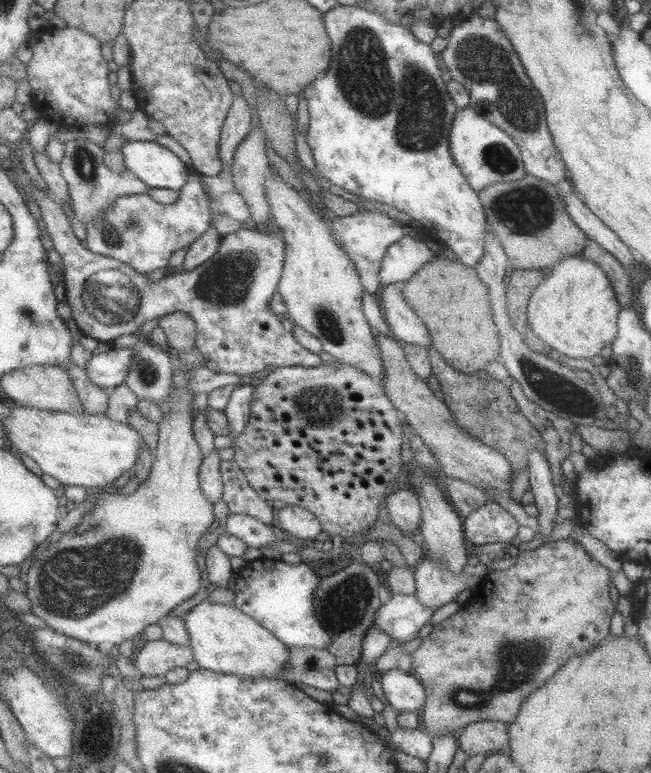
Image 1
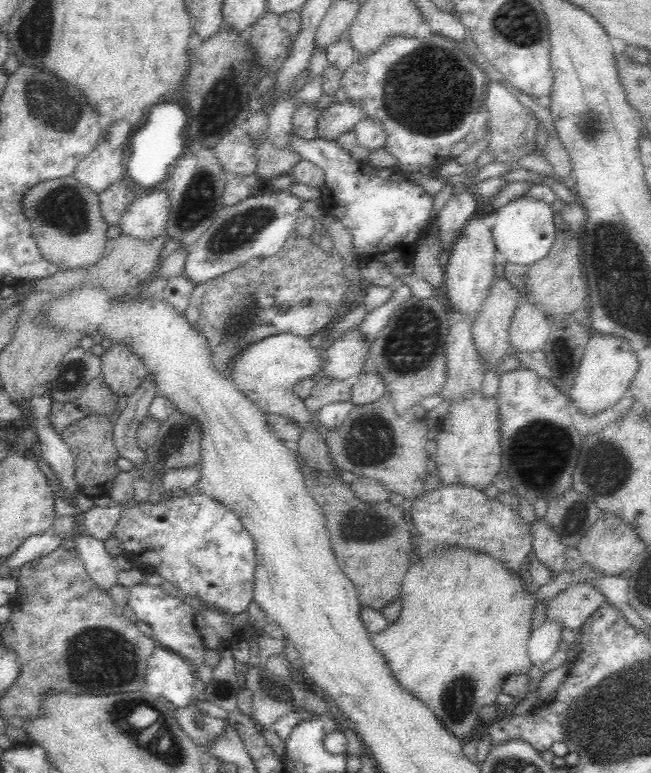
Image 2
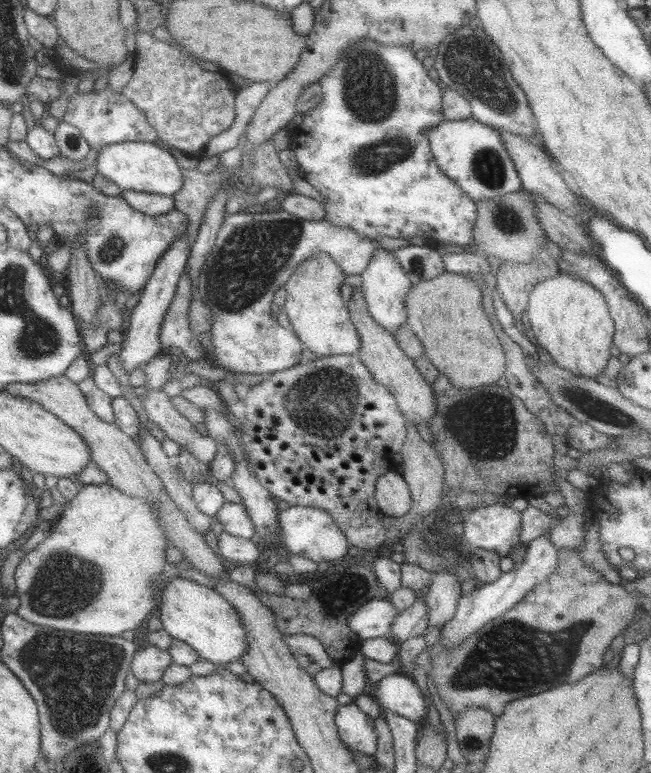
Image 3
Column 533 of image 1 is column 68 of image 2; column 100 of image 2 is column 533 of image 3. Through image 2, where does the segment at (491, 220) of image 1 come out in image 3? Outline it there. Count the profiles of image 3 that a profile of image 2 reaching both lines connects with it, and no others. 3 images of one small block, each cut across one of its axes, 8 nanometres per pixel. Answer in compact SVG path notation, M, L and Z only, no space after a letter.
M525 188L503 197L483 201L478 210L479 220L474 229L475 244L487 256L496 257L503 262L529 264L545 250L545 243L549 241L549 237L537 219L531 192L527 192Z

